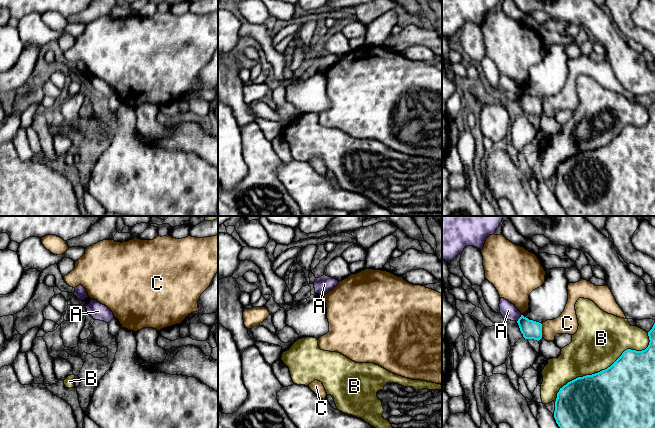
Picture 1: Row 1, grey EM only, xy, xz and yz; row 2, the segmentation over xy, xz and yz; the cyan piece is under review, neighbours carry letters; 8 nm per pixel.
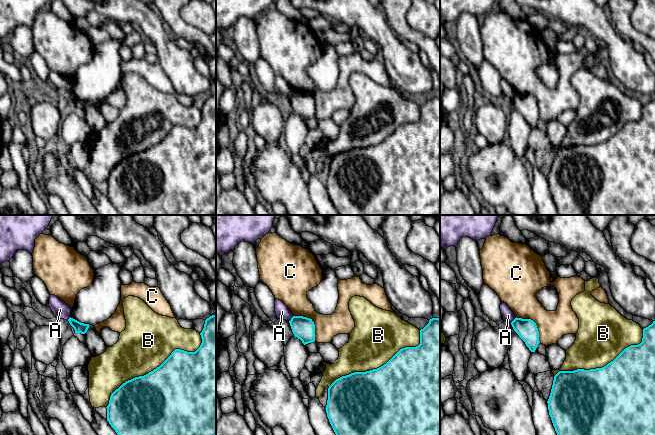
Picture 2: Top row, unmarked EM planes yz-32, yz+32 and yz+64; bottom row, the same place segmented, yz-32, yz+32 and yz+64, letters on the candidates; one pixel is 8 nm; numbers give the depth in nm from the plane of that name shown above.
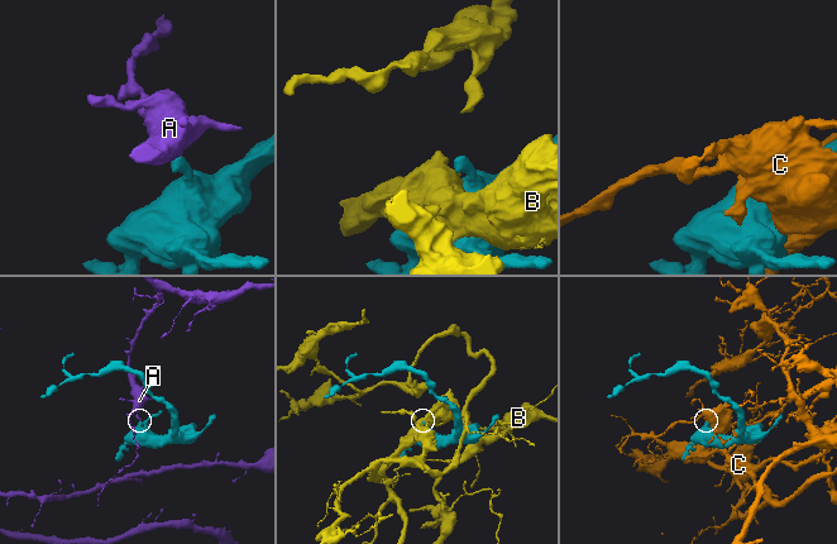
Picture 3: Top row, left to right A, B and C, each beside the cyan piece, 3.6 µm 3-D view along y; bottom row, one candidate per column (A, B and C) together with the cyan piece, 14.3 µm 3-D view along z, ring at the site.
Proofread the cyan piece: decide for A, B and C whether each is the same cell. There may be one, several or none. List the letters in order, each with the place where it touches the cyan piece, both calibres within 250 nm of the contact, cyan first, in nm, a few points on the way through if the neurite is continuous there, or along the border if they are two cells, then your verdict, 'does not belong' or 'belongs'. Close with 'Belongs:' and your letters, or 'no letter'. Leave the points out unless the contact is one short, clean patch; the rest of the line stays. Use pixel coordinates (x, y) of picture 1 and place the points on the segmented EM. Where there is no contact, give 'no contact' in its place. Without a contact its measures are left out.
A: meets cyan in yz at (519, 318); 150 nm thick on the cyan side, 130 nm on the other; border along yz (521, 314), (516, 321); does not belong
B: meets cyan in yz at (605, 369); 500 nm thick on the cyan side, 400 nm on the other; does not belong
C: meets cyan in yz at (541, 330); 150 nm thick on the cyan side, 180 nm on the other; does not belong
Belongs: no letter

